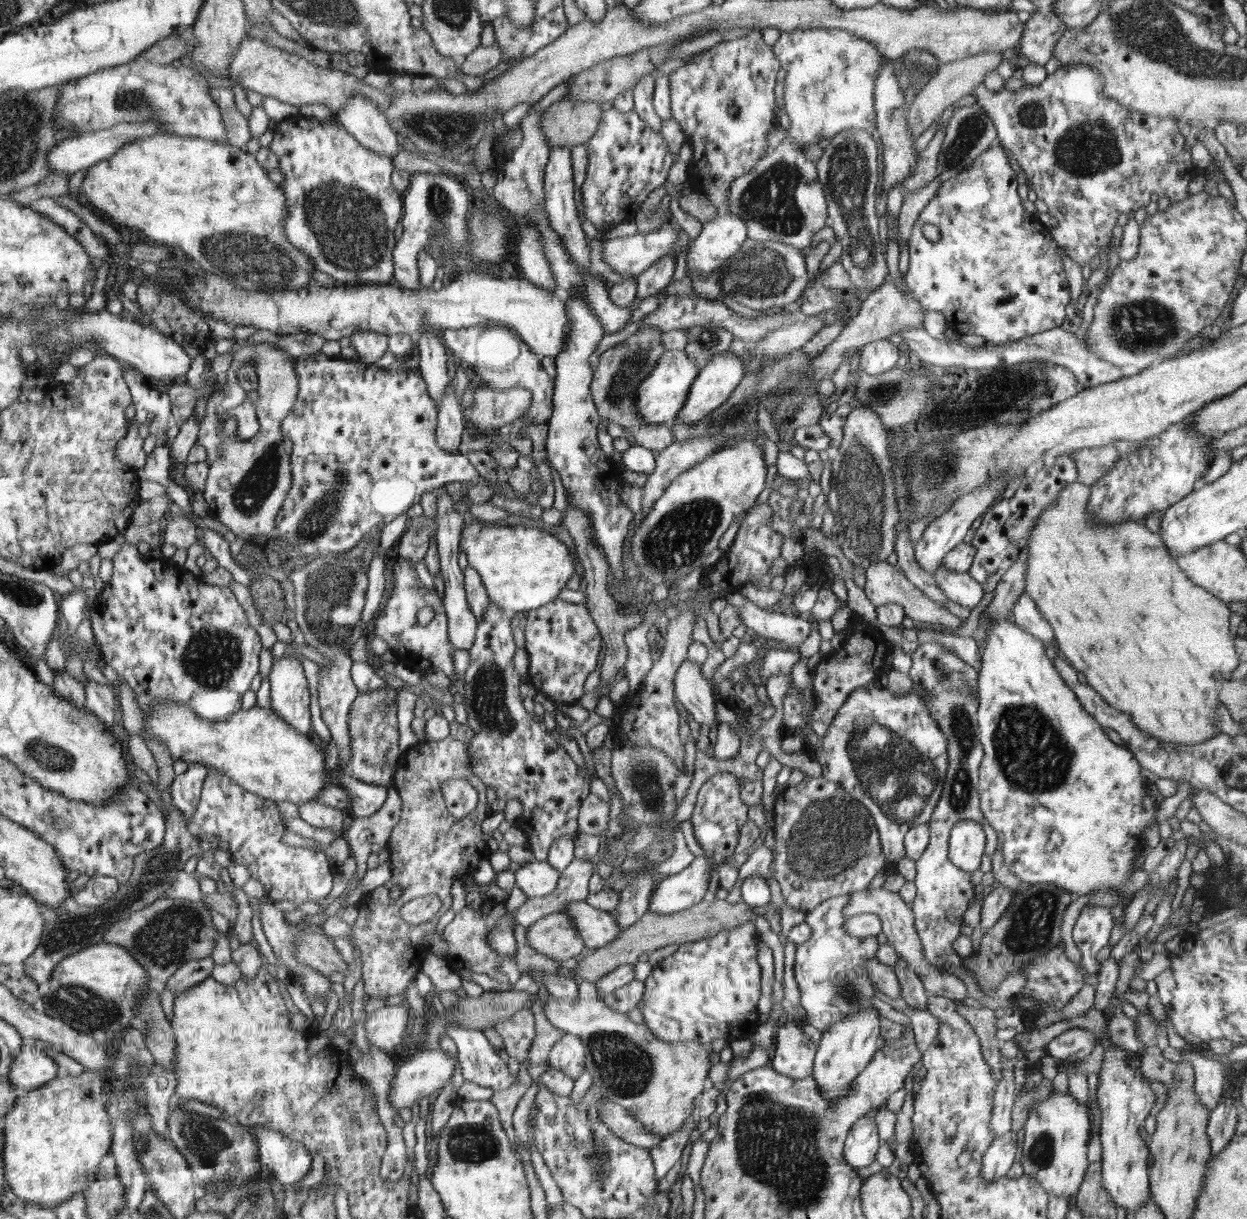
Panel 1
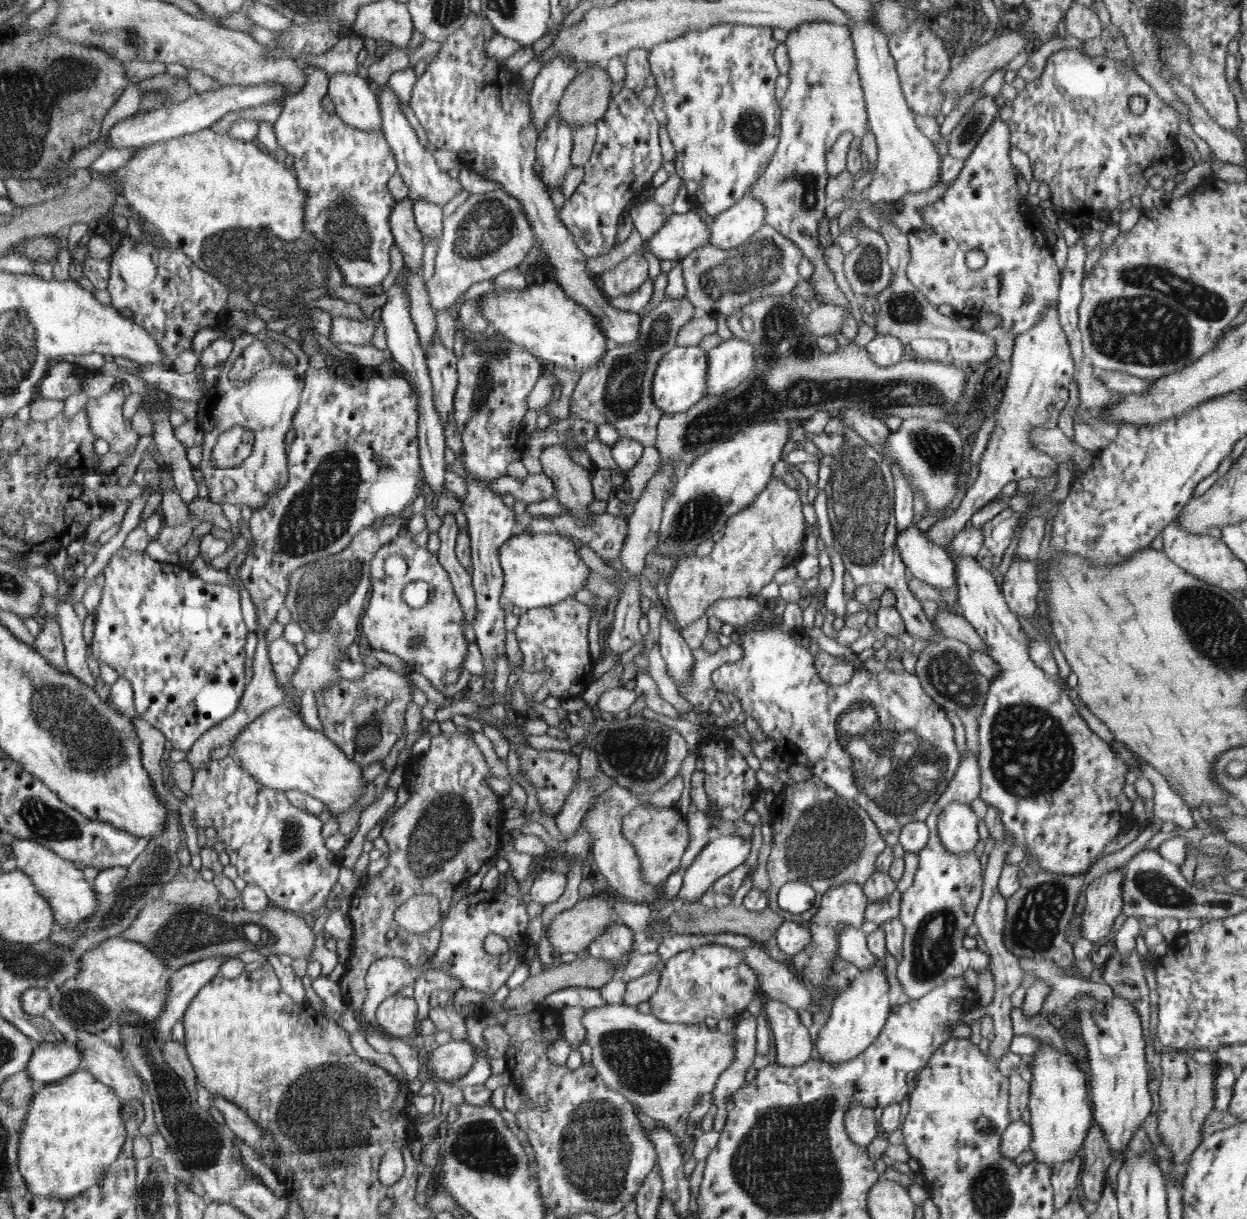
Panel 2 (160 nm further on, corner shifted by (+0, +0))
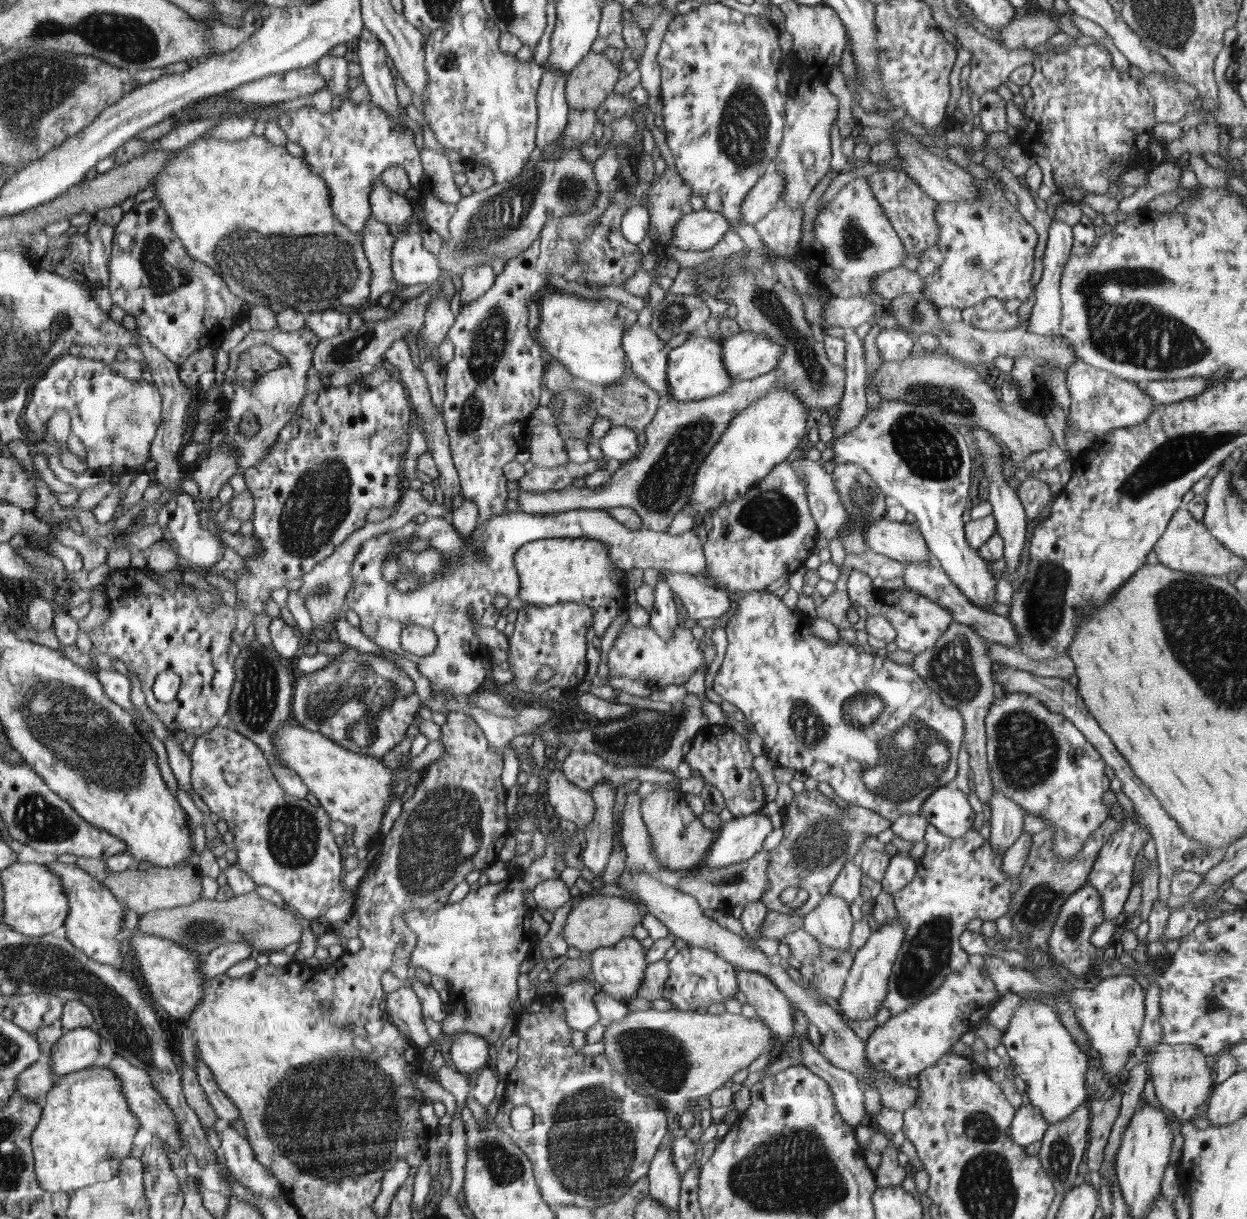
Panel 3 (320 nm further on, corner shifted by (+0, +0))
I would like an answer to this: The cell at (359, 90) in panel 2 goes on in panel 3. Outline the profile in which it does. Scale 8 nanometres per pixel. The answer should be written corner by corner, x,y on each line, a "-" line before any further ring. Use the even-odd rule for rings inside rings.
324,55
316,63
317,71
327,80
326,89
332,90
344,102
351,90
346,84
348,80
352,80
348,75
348,61
344,57

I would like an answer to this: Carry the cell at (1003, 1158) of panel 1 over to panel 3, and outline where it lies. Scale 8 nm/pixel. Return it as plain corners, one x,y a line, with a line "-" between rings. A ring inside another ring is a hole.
1022,1105
1015,1109
1011,1122
1011,1139
1020,1146
1028,1146
1040,1141
1044,1136
1049,1122
1043,1117
1042,1111
1035,1106

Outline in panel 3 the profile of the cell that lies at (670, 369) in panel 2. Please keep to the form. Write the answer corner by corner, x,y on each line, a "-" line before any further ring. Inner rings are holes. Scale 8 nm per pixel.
702,330
692,333
692,336
677,348
669,349
669,363
666,368
668,374
668,388
670,399
676,402
690,402
694,400
710,399
722,395
732,387
732,380
728,369
722,362
722,340
712,338
712,333

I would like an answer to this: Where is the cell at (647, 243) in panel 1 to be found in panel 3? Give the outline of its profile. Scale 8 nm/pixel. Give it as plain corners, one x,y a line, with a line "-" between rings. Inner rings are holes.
706,208
693,210
675,226
673,244
680,250
708,250
714,248
731,228
729,220
721,212

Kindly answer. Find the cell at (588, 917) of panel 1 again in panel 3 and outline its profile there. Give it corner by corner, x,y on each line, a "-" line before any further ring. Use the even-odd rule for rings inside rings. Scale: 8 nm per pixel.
628,935
614,947
598,948
590,952
588,958
591,960
594,982
598,982
599,988
608,996
625,1004
631,996
638,996
637,991
645,980
649,962
647,951
636,938

